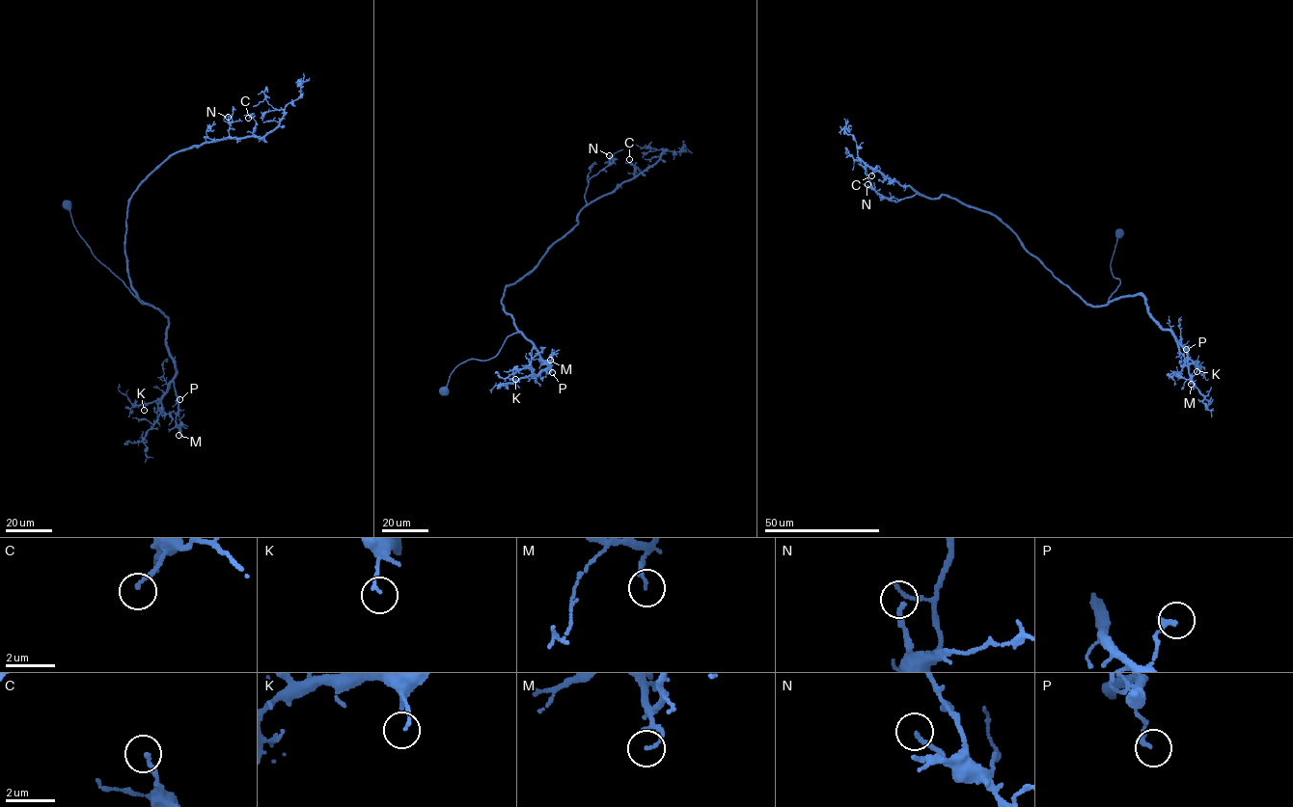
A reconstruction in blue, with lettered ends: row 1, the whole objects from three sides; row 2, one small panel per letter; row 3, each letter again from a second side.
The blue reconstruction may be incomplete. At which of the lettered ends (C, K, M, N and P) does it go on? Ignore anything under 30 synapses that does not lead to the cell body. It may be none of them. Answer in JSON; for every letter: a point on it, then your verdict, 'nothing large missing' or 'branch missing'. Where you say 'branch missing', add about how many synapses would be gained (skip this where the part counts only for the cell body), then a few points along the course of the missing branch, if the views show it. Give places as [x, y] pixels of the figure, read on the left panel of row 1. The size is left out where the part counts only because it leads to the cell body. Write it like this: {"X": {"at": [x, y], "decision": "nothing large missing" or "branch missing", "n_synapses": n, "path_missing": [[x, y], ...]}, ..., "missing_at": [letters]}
{"C": {"at": [248, 118], "decision": "branch missing", "n_synapses": 35}, "K": {"at": [144, 410], "decision": "nothing large missing"}, "M": {"at": [178, 435], "decision": "nothing large missing"}, "N": {"at": [228, 117], "decision": "nothing large missing"}, "P": {"at": [179, 399], "decision": "nothing large missing"}, "missing_at": ["C"]}

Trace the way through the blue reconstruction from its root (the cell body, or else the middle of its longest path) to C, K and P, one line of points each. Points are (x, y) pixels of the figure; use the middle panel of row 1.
C: (444, 390), (456, 365), (495, 356), (517, 333), (504, 288), (585, 206), (634, 176), (629, 159)
K: (444, 390), (456, 365), (471, 359), (495, 356), (507, 336), (519, 332), (548, 368), (515, 379)
P: (444, 390), (456, 365), (471, 359), (495, 356), (507, 336), (519, 332), (552, 372)

